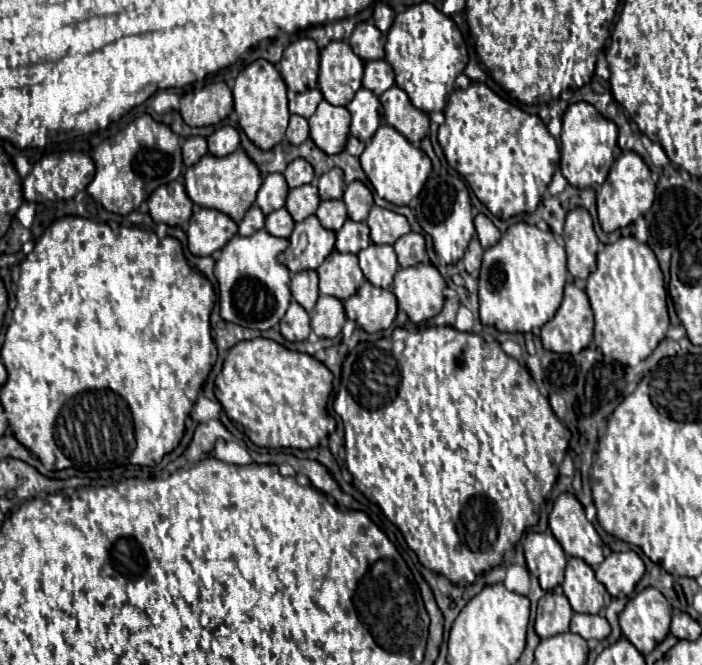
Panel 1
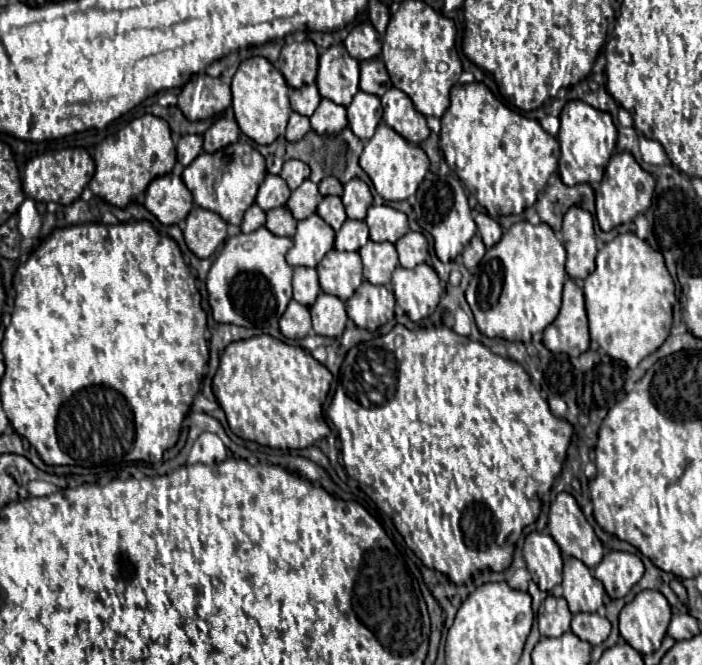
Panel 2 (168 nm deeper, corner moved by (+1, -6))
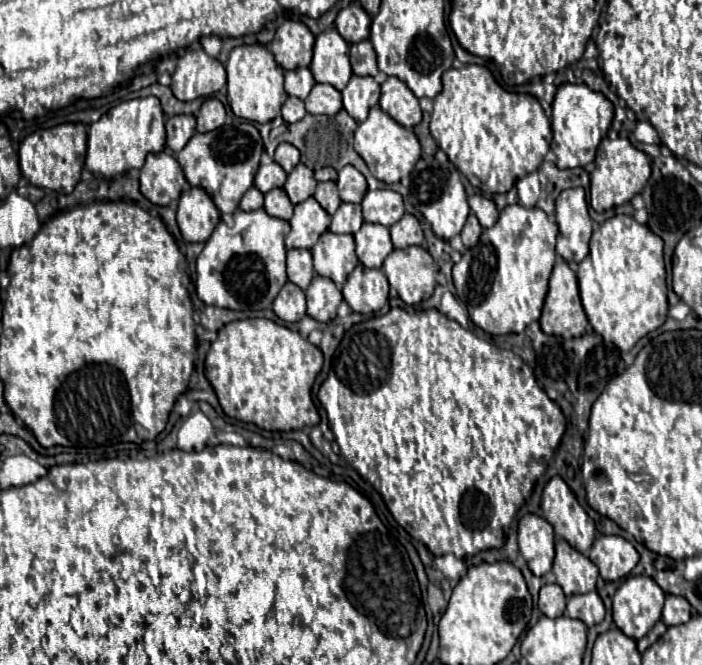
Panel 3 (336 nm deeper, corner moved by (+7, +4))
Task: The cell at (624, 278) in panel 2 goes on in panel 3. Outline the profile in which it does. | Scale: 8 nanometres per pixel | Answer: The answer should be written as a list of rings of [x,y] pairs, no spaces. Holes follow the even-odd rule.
[[[616,215],[604,221],[604,225],[600,225],[598,231],[594,231],[590,239],[590,253],[578,265],[576,275],[586,317],[592,329],[606,343],[614,343],[620,351],[630,351],[638,343],[638,339],[658,329],[666,321],[668,299],[666,299],[666,269],[662,261],[662,245],[664,245],[662,239],[654,235],[646,225],[634,221],[634,217]]]

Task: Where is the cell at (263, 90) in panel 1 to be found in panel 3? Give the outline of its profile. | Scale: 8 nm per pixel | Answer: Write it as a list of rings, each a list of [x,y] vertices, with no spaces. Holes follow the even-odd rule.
[[[240,45],[232,49],[230,59],[226,63],[228,73],[228,103],[236,117],[254,121],[254,123],[270,123],[282,109],[286,101],[284,91],[284,69],[274,61],[274,55],[264,45]]]

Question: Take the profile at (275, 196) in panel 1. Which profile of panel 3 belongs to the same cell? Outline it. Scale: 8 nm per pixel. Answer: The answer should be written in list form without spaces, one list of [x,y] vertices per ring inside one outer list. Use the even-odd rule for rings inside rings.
[[[264,163],[260,165],[258,173],[256,173],[256,179],[254,179],[254,187],[260,189],[262,193],[268,193],[270,189],[276,189],[276,187],[282,187],[286,183],[286,173],[284,169],[278,165],[278,163]]]

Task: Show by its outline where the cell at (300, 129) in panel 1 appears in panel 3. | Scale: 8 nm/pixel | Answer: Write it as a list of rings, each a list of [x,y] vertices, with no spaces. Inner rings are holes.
[[[288,97],[282,107],[282,117],[286,123],[298,123],[306,115],[306,107],[298,97]]]

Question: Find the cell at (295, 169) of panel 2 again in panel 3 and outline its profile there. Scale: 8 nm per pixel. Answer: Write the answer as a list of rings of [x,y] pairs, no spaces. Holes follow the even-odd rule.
[[[280,143],[280,145],[276,147],[274,161],[276,161],[286,173],[290,173],[290,171],[294,169],[294,165],[298,165],[300,153],[298,153],[298,149],[296,149],[294,145],[290,145],[290,143]]]

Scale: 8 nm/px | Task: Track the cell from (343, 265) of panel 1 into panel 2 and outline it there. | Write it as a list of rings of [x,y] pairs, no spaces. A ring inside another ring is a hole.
[[[328,251],[318,263],[320,289],[328,295],[336,295],[342,301],[350,299],[362,283],[362,261],[356,251]]]

